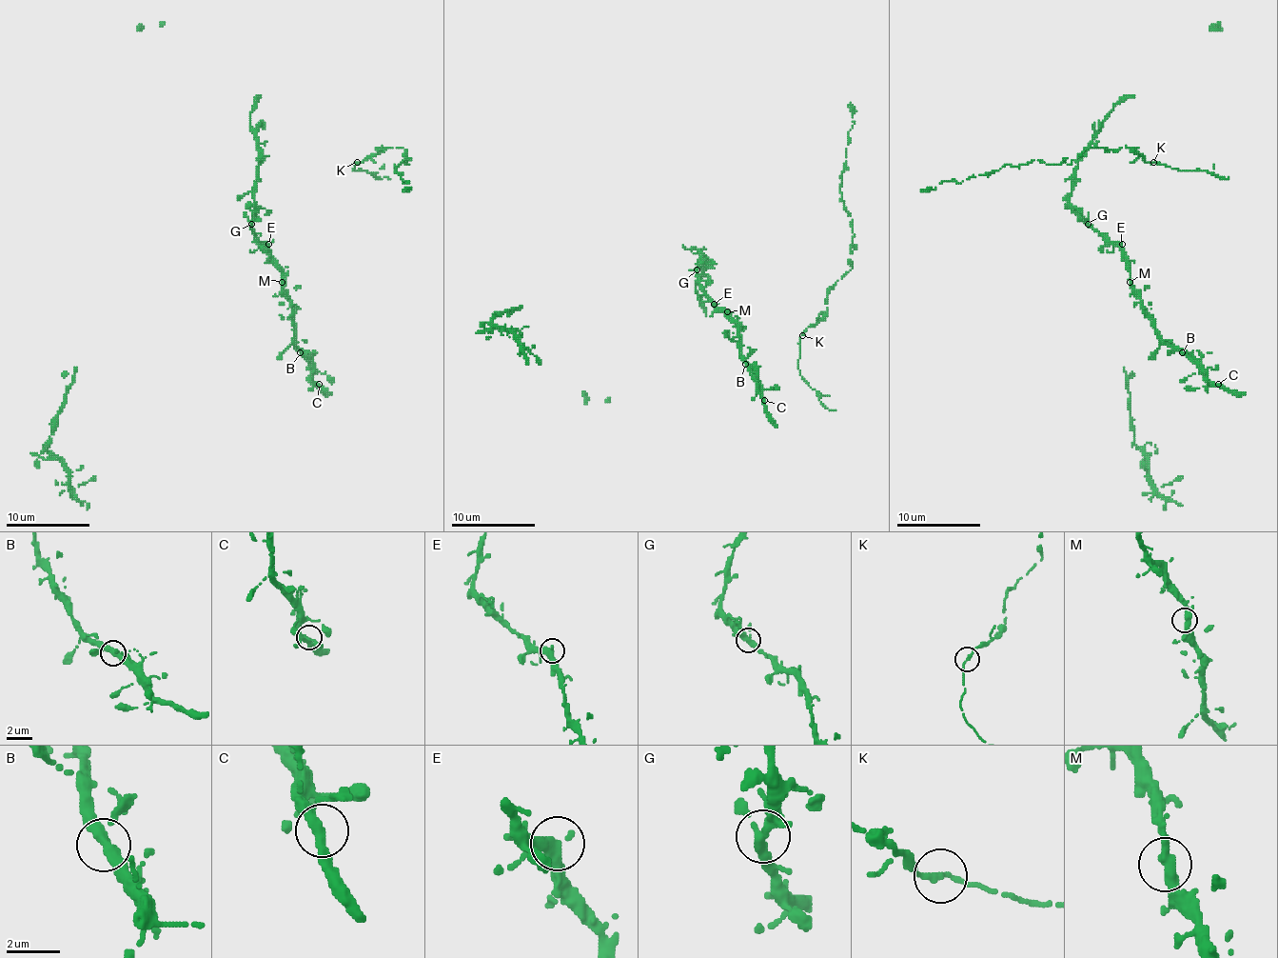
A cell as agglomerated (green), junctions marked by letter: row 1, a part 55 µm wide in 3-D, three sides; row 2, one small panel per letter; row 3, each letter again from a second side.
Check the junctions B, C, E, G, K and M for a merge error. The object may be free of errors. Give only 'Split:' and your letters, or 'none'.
Split: none

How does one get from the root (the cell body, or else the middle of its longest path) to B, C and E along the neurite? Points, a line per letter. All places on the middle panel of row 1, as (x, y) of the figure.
B: (704, 287), (706, 295), (737, 325), (739, 358), (745, 364)
C: (704, 287), (706, 295), (737, 325), (743, 362), (764, 400)
E: (704, 287), (706, 295), (714, 304)

